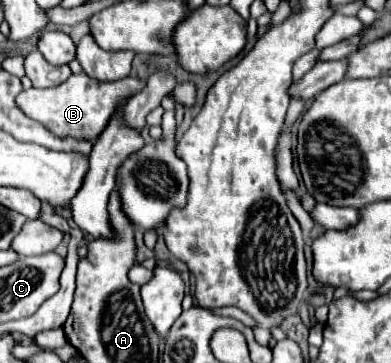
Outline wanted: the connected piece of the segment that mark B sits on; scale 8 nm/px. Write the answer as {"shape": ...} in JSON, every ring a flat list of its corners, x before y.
{"shape":[[85,72,71,74,63,84,53,88,33,88,23,90,17,96,17,106,33,120,41,122,49,130,53,130,57,136,75,136,75,138,89,138,95,140,97,134,107,126,111,114,115,112,117,104,125,96,133,96,145,87,145,83,139,78,121,78,117,82,93,82,93,78,87,78]]}

